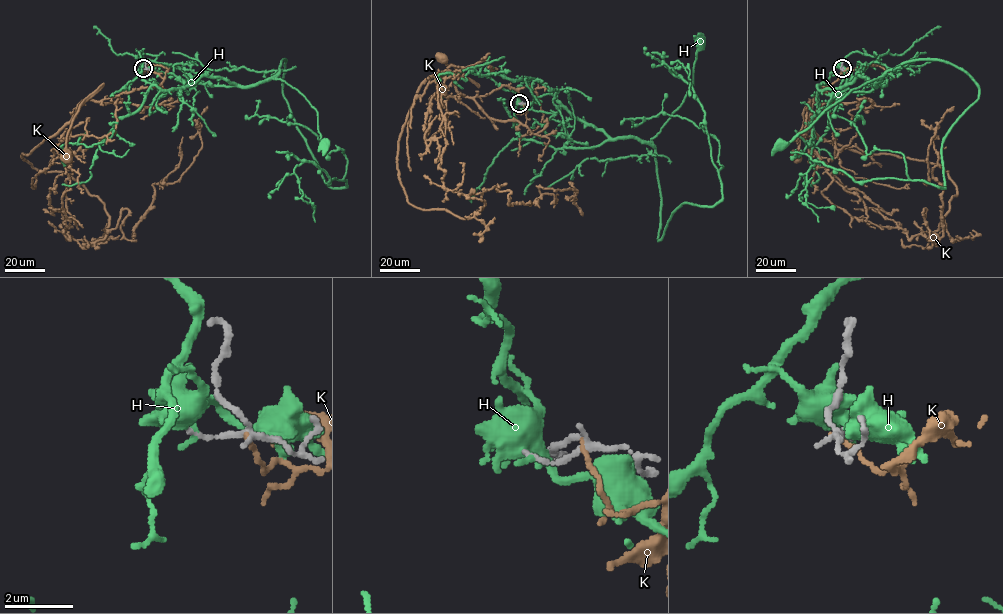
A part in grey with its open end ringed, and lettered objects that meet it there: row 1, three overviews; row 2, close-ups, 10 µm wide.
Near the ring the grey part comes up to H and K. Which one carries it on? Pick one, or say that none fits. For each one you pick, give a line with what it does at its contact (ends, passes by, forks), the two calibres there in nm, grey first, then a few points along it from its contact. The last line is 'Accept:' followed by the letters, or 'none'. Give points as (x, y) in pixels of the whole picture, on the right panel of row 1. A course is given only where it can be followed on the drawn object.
Accept: none

